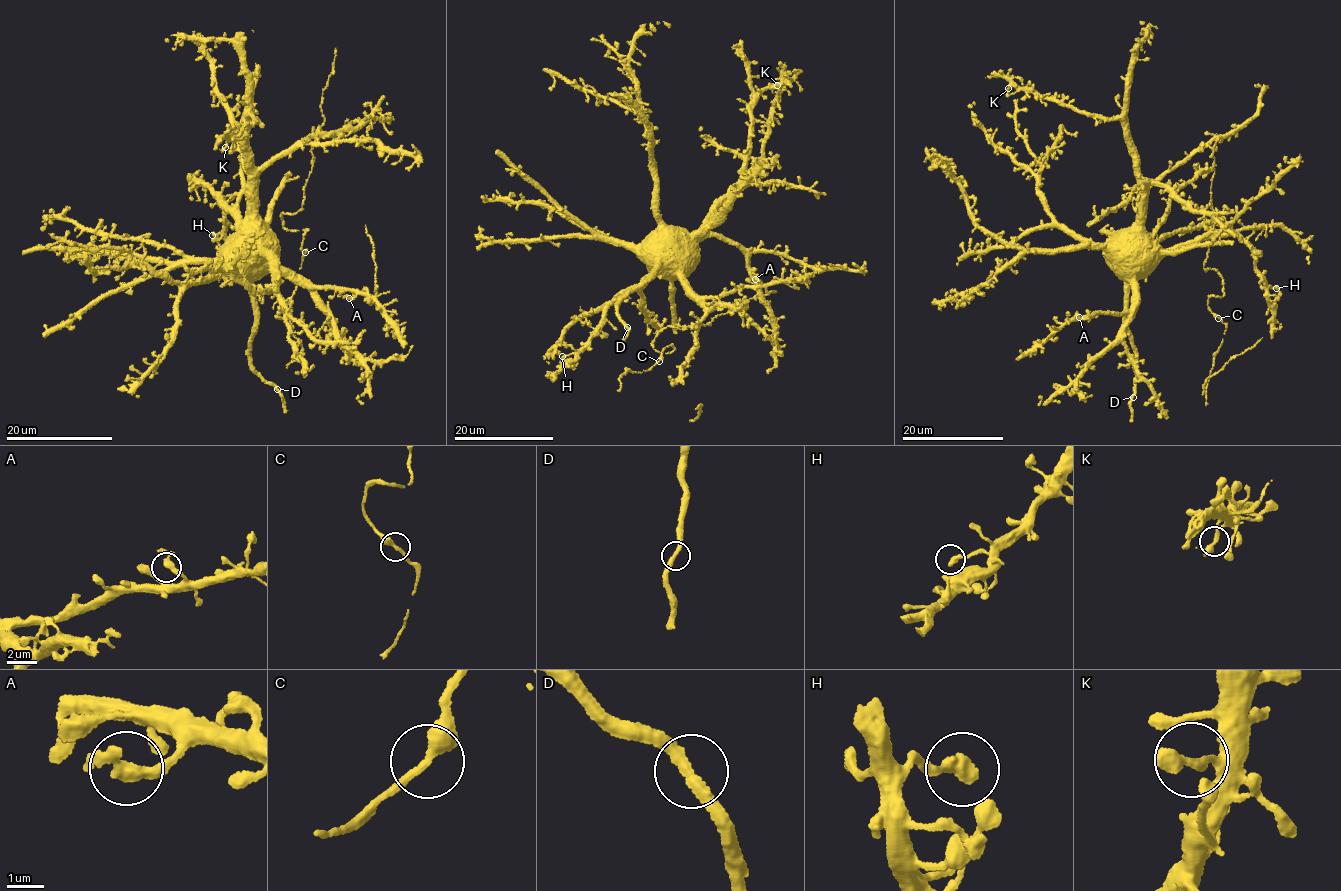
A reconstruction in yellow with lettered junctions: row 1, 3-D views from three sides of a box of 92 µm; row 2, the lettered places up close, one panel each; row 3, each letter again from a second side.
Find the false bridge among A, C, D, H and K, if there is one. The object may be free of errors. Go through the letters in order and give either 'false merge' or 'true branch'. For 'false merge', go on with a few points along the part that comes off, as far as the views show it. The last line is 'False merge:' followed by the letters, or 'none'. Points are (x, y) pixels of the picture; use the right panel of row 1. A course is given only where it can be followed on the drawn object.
A: true branch
C: true branch
D: true branch
H: true branch
K: true branch
False merge: none

